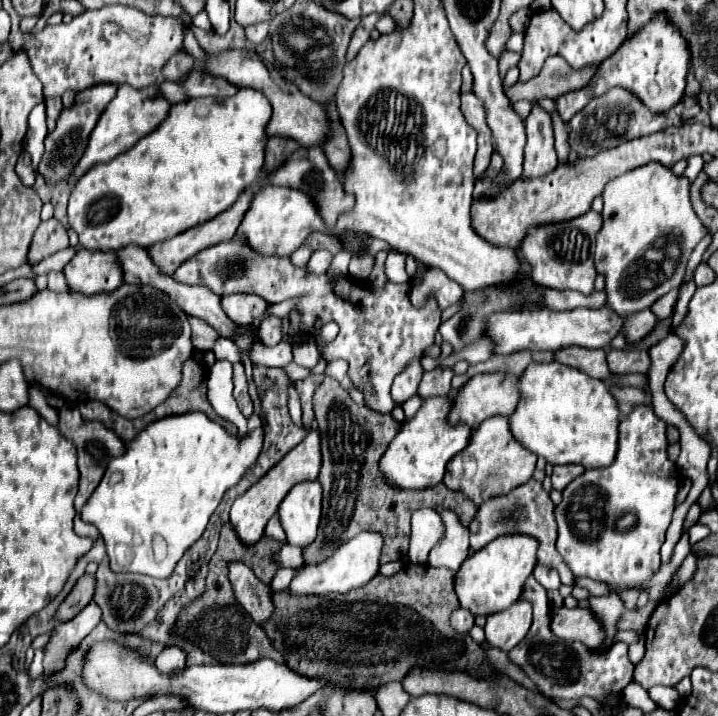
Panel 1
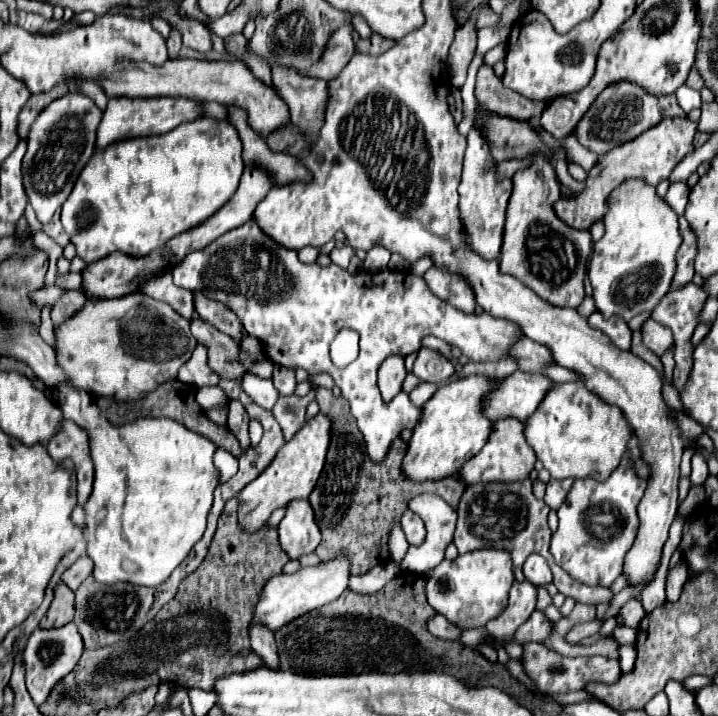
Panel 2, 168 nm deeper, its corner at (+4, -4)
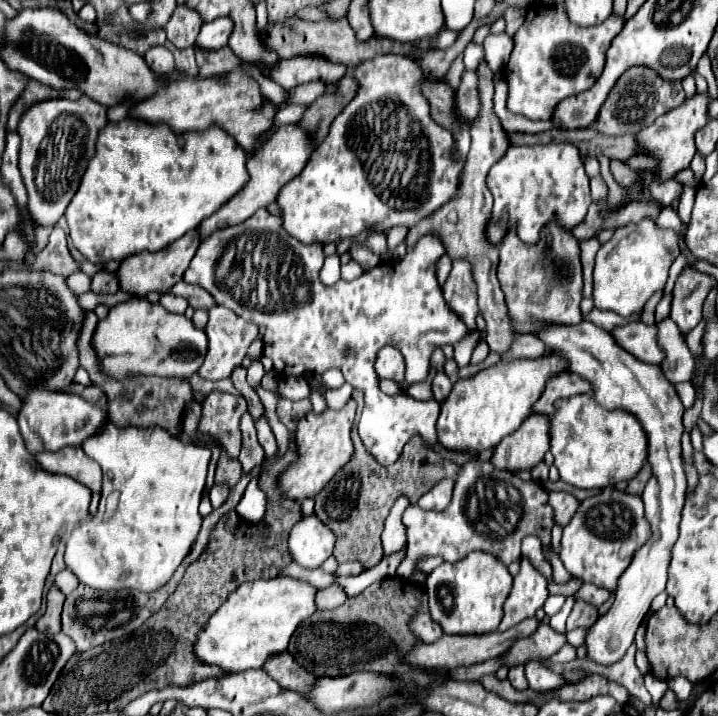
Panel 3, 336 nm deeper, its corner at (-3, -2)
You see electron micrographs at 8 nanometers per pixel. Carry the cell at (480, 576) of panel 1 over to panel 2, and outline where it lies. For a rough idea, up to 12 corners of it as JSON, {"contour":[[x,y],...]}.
{"contour":[[474,550],[424,576],[428,604],[462,630],[506,608],[510,554]]}

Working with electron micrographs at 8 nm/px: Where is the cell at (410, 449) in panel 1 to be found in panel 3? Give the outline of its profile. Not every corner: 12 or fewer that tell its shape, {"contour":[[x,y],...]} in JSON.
{"contour":[[557,352],[459,378],[441,404],[445,450],[489,450],[521,426]]}

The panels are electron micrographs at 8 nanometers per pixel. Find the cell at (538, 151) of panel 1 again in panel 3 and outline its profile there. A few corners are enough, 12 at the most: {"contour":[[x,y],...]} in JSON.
{"contour":[[559,222],[511,228],[497,278],[519,334],[583,320],[581,248]]}

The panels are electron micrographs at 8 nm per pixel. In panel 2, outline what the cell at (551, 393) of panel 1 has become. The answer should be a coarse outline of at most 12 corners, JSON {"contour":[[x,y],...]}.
{"contour":[[578,382],[554,384],[526,440],[554,480],[606,480],[632,428]]}

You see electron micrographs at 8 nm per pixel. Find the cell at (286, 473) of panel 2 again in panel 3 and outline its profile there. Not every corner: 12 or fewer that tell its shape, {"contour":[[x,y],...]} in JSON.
{"contour":[[355,402],[309,412],[297,458],[279,476],[285,498],[319,494],[353,454]]}

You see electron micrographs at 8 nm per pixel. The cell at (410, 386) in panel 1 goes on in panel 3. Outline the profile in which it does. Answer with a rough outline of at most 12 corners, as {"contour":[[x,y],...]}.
{"contour":[[379,350],[379,378],[405,382],[405,360],[399,350]]}

